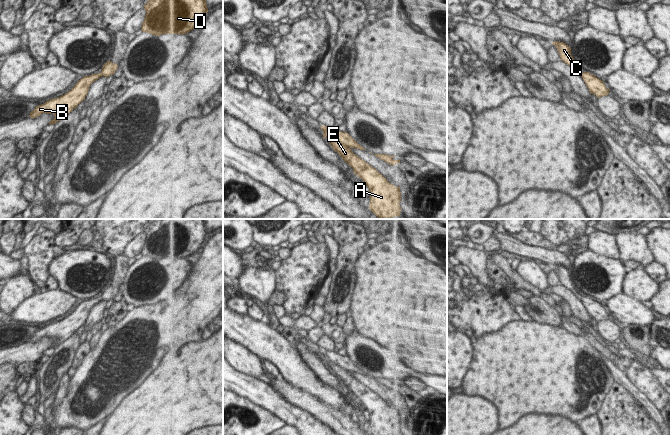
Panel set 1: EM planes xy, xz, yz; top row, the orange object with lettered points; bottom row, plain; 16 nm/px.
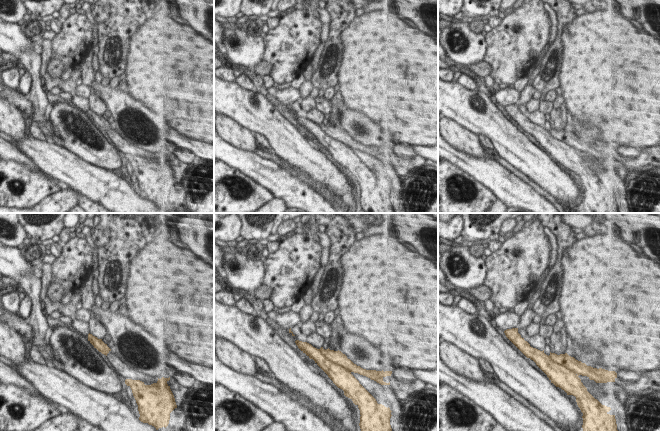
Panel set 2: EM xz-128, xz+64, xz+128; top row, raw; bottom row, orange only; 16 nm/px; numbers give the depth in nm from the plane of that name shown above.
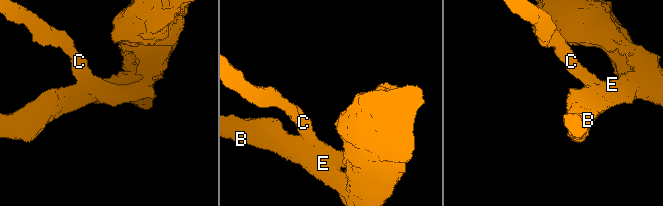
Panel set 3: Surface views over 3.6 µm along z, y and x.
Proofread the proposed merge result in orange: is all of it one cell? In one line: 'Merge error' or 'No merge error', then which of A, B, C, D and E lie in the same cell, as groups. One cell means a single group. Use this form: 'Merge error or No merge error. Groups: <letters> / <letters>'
Merge error. Groups: A B D E / C

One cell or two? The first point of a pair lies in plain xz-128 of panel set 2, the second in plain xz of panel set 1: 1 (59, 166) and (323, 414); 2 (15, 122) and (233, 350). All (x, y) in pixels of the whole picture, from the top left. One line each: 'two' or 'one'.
1: one
2: one

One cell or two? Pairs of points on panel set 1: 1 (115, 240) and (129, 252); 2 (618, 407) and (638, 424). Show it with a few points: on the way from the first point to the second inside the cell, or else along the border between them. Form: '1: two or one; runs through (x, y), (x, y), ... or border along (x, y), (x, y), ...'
1: two; border along (142, 233), (135, 236), (125, 246), (122, 254)
2: one; runs through (623, 412), (633, 422)

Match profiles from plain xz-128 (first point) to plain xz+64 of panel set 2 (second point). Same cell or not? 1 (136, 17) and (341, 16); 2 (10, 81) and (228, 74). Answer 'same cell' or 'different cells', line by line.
1: same cell
2: same cell

